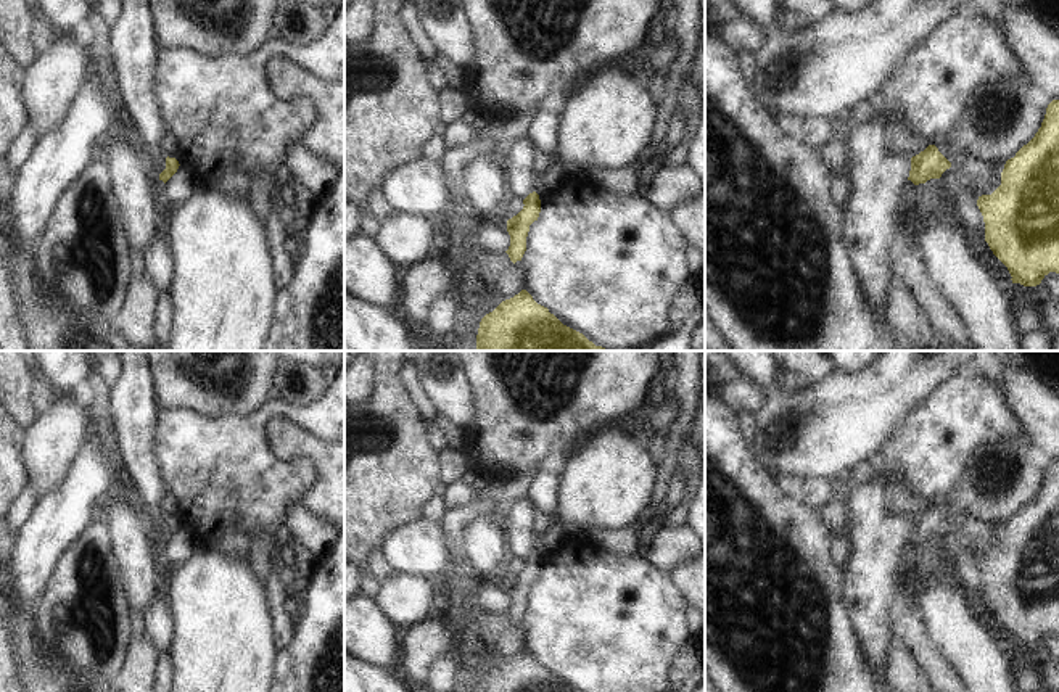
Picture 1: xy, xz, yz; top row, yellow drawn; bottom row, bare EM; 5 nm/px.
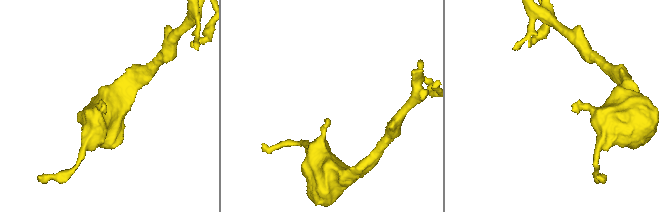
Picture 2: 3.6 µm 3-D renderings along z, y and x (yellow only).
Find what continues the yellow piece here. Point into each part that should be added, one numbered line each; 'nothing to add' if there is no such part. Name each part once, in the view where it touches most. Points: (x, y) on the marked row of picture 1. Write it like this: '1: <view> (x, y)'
nothing to add.

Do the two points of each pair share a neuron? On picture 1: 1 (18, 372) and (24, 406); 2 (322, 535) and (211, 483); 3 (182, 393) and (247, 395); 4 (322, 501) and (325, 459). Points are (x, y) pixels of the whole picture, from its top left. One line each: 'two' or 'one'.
1: one
2: two
3: one
4: one

